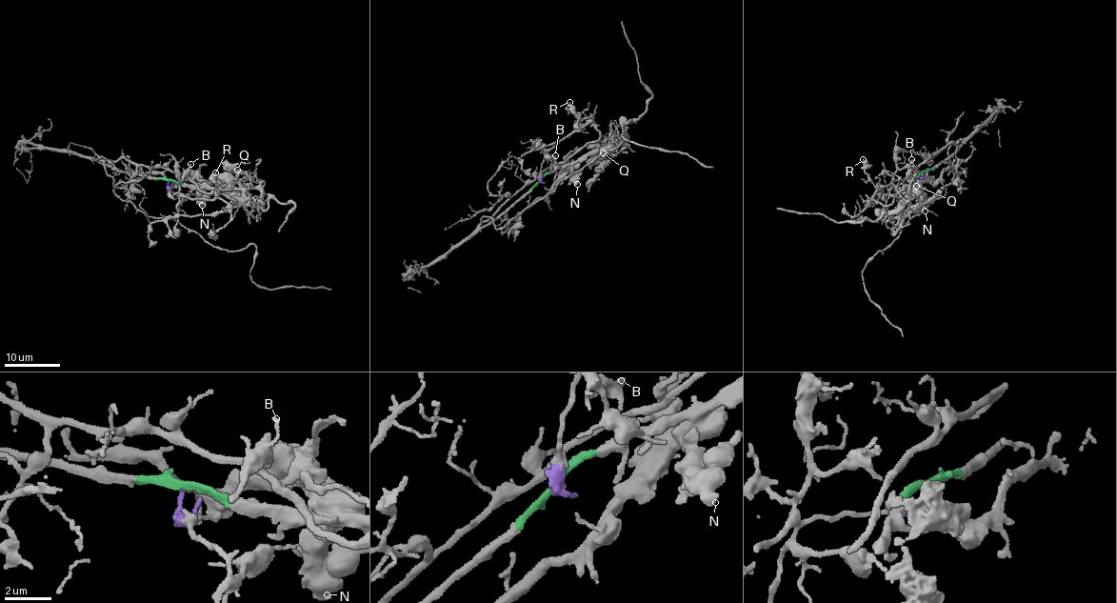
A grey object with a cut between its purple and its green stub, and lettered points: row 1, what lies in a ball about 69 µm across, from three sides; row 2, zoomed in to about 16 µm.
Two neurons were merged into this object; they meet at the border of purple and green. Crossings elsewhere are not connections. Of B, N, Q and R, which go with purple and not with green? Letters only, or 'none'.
B, R

